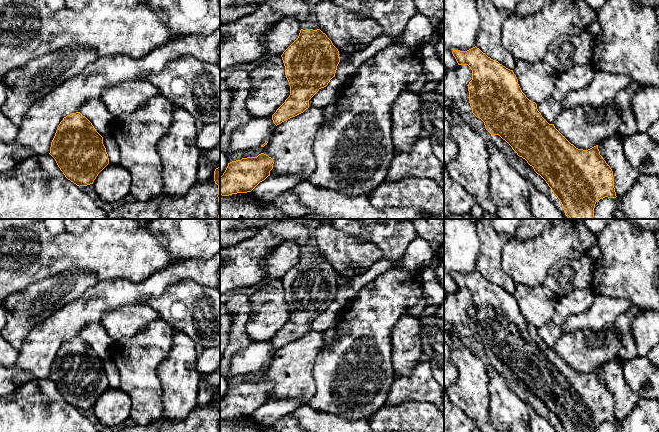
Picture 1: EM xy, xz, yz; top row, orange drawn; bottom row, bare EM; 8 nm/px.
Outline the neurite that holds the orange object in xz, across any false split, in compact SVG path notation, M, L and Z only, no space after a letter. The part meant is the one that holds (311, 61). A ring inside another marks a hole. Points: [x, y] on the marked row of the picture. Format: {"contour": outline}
{"contour": "M320 29L300 30L298 38L281 55L290 95L272 115L276 126L309 108L309 100L335 77L339 55Z"}

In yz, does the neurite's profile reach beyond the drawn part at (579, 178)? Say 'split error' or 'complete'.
complete

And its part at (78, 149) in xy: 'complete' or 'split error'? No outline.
complete

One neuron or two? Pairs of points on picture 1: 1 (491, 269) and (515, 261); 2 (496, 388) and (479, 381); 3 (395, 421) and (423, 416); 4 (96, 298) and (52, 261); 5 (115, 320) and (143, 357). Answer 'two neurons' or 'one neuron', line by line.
1: two neurons
2: two neurons
3: one neuron
4: two neurons
5: two neurons

